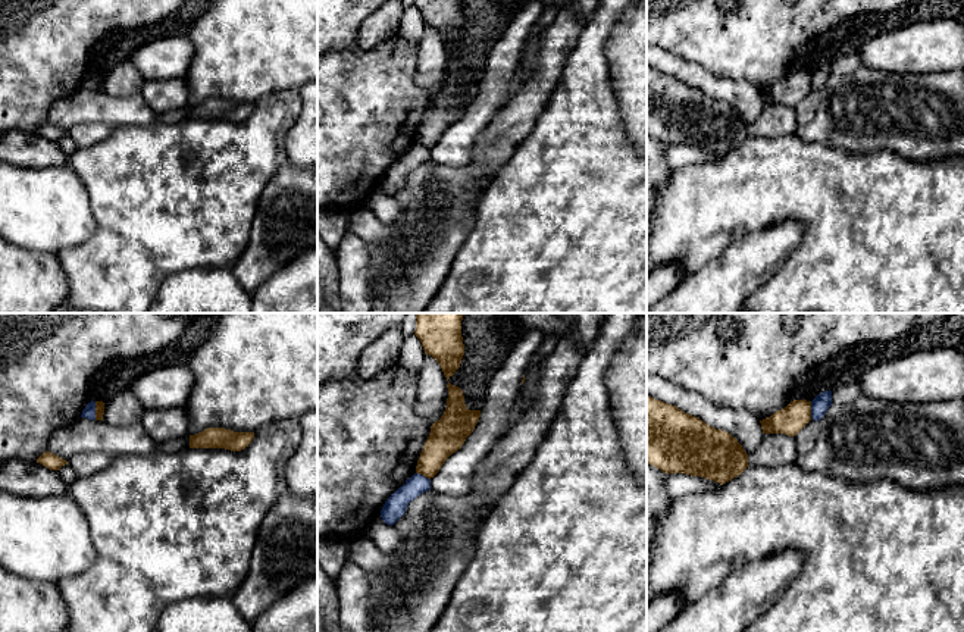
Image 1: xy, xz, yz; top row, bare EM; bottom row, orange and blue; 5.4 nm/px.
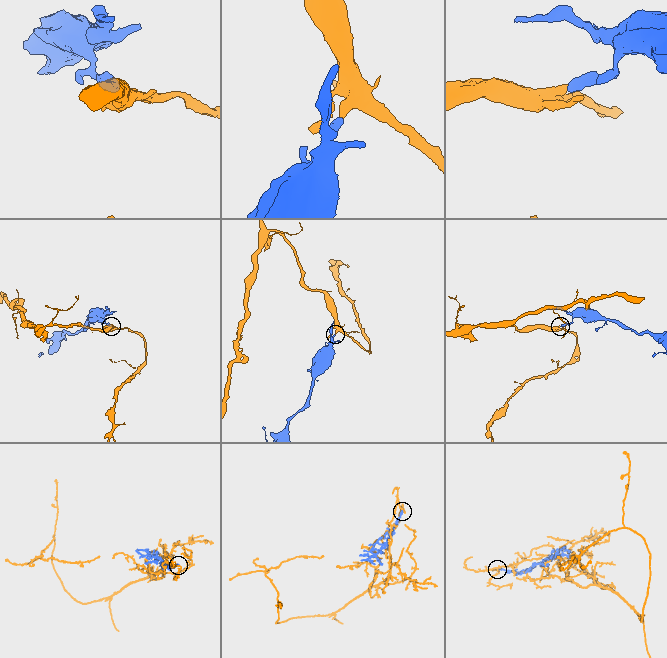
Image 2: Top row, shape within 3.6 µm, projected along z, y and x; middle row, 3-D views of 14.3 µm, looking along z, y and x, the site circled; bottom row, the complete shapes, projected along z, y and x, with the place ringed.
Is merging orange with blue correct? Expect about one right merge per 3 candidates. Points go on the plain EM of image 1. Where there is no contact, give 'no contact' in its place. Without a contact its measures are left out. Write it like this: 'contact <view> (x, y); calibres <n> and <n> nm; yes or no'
contact xy (96, 81); calibres 50 and 70 nm; no

